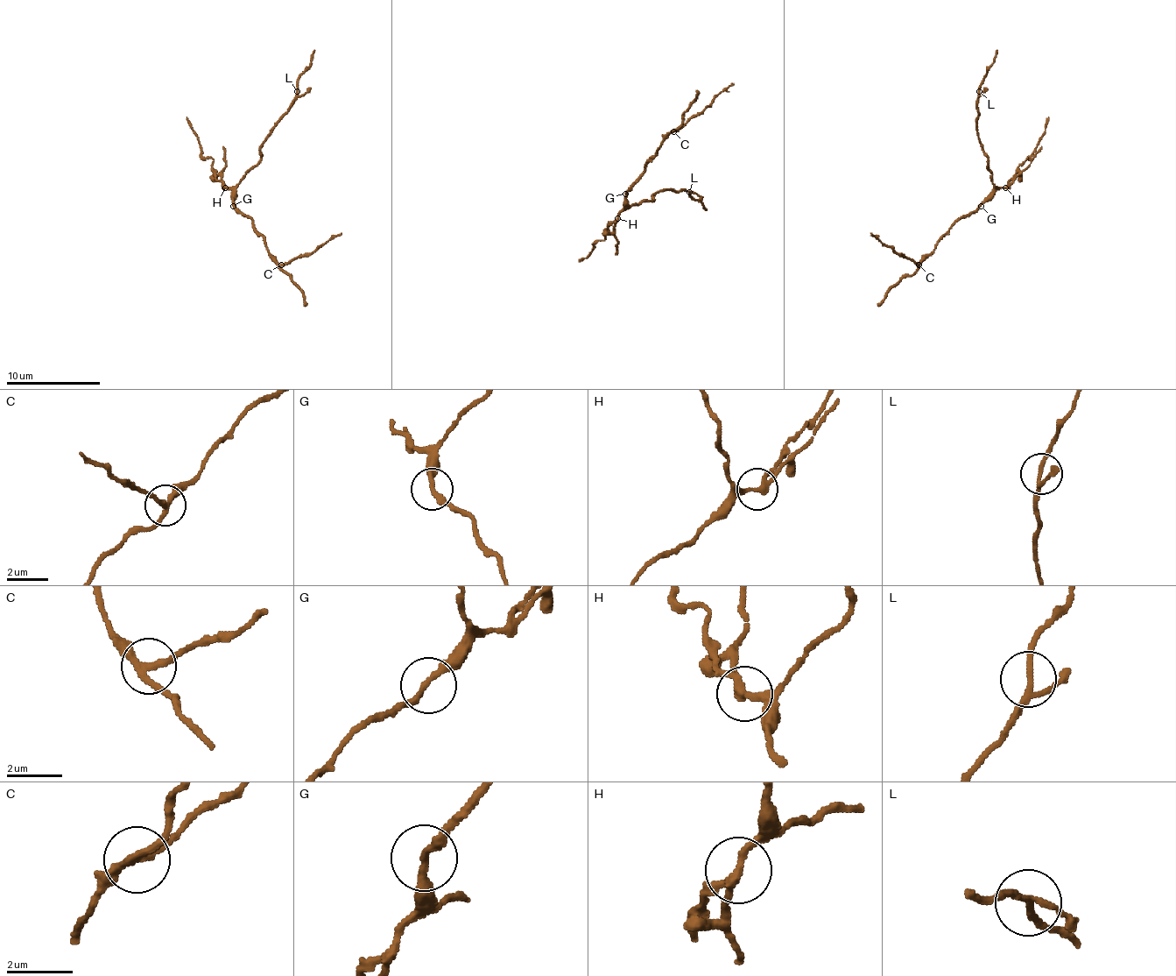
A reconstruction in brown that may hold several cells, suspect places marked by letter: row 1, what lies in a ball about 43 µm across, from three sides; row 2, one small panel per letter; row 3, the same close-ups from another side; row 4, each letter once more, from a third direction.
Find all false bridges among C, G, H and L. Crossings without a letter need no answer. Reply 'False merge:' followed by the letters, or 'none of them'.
False merge: C, H

